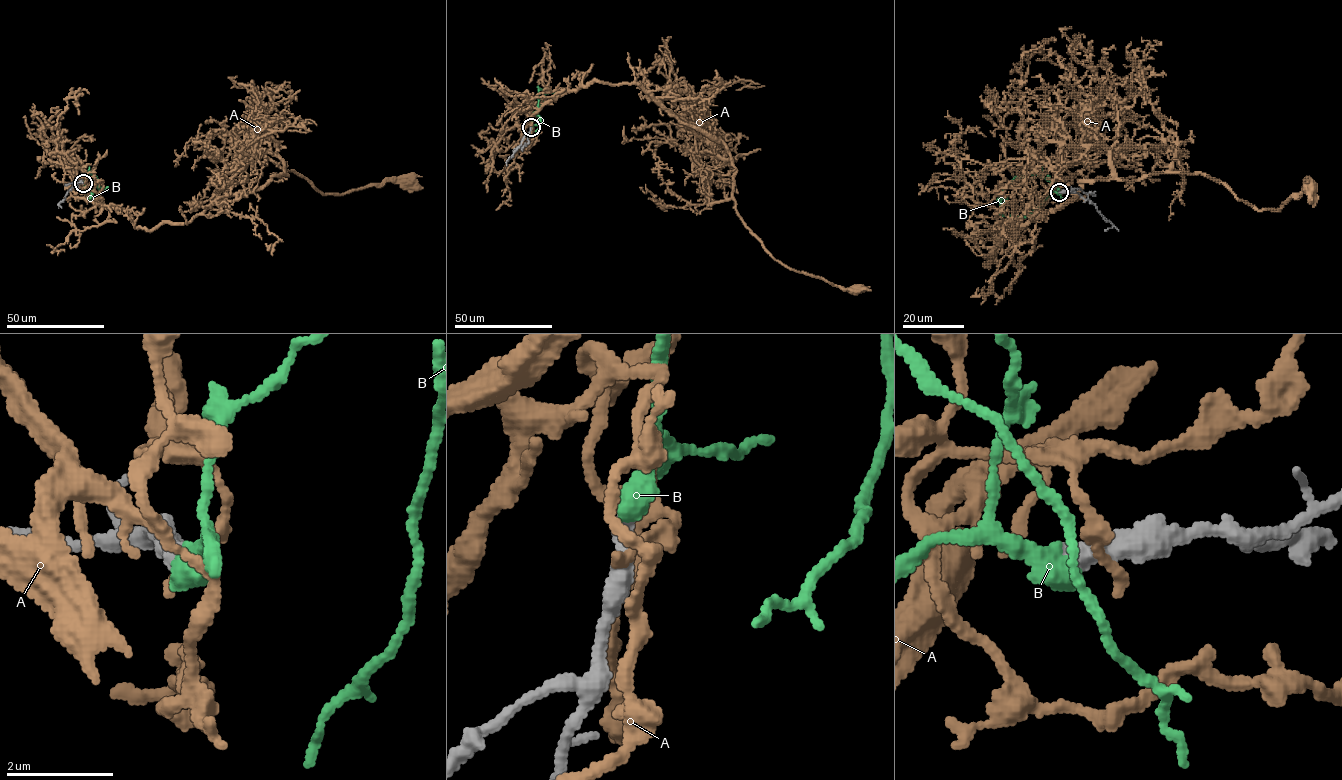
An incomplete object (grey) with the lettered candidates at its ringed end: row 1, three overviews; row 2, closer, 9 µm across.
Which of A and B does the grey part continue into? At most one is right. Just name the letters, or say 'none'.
B

